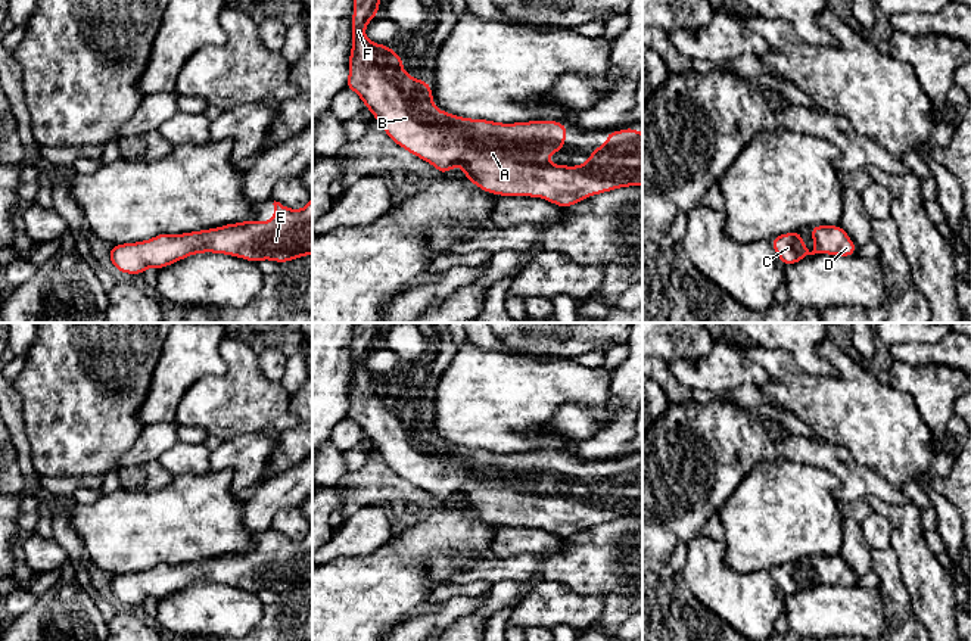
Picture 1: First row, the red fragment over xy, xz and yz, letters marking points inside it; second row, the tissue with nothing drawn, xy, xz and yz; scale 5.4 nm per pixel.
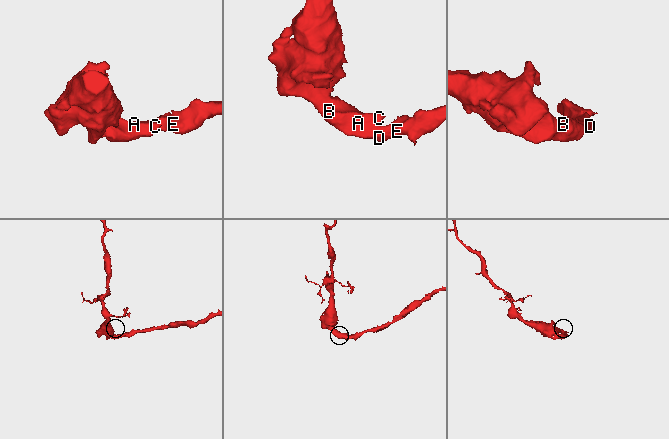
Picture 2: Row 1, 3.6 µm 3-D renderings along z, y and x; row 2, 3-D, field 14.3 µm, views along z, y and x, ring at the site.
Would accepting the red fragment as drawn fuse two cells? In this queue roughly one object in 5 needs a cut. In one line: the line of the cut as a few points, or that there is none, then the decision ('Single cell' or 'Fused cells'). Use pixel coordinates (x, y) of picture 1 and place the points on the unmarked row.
No split. Single cell

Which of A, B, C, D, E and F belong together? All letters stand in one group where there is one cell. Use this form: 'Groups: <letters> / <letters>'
Groups: A B C D E F

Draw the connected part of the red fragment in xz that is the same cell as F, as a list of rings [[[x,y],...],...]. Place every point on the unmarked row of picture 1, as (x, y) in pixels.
[[[355,323],[352,345],[352,380],[349,385],[349,407],[346,418],[354,420],[373,442],[376,451],[385,463],[401,477],[420,489],[432,494],[439,504],[449,502],[455,495],[463,497],[463,504],[477,517],[501,526],[530,526],[566,539],[592,525],[600,525],[619,517],[642,516],[642,464],[637,458],[623,458],[619,463],[607,461],[607,473],[597,476],[588,486],[585,495],[566,497],[547,492],[551,483],[564,479],[567,457],[563,452],[542,449],[529,452],[501,454],[489,449],[472,449],[454,446],[449,442],[438,441],[433,435],[432,414],[410,407],[402,401],[405,389],[399,388],[393,379],[376,374],[364,365],[364,358],[380,340],[380,323]]]

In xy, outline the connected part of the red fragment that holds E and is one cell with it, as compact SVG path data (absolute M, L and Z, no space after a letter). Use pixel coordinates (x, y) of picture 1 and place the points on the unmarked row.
M312 528L295 541L274 530L271 551L243 551L218 558L166 564L150 570L112 575L112 595L125 604L143 604L147 597L161 600L193 584L214 582L250 592L273 589L278 594L312 585Z

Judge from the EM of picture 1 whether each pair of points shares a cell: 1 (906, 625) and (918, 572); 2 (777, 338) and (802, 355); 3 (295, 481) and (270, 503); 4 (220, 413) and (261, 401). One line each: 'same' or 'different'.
1: different
2: same
3: same
4: same

